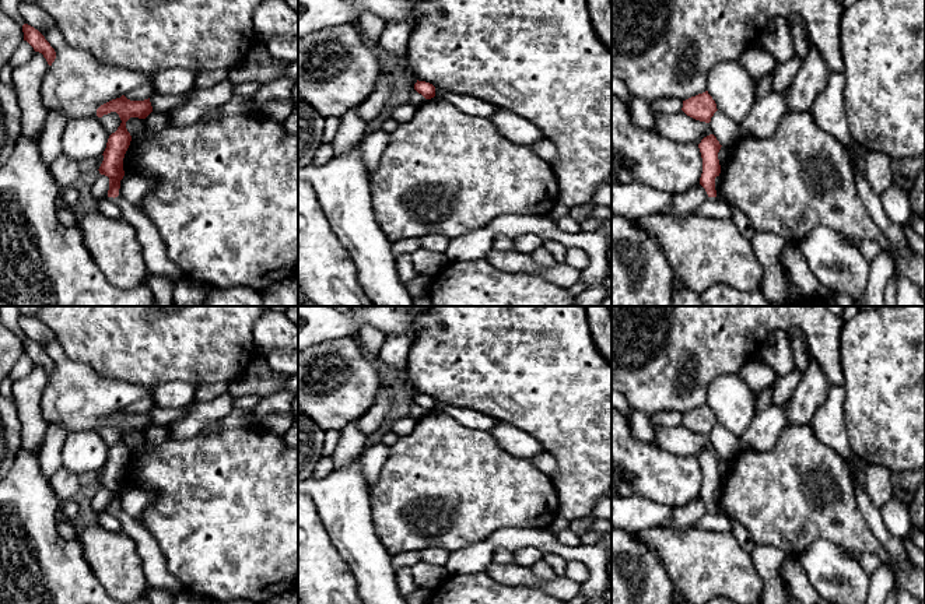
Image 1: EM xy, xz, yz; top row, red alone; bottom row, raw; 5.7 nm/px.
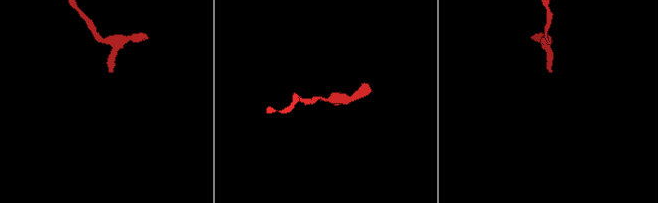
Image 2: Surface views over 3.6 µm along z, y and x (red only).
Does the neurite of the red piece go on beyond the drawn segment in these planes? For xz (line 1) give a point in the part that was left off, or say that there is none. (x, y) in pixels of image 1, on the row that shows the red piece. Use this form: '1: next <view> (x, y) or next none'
1: next none

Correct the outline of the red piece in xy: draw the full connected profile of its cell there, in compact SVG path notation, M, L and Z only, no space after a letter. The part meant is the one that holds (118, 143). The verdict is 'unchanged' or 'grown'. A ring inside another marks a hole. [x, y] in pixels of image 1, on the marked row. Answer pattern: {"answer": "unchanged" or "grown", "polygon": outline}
{"answer": "unchanged", "polygon": "M125 95L112 99L97 109L97 116L102 117L111 112L116 112L122 120L120 126L108 138L106 148L104 151L104 161L99 166L99 173L109 178L108 197L118 197L120 189L120 180L125 176L123 158L130 145L132 136L126 129L126 122L130 117L146 119L153 106L148 99L130 101Z"}

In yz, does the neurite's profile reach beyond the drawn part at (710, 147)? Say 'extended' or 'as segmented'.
as segmented

